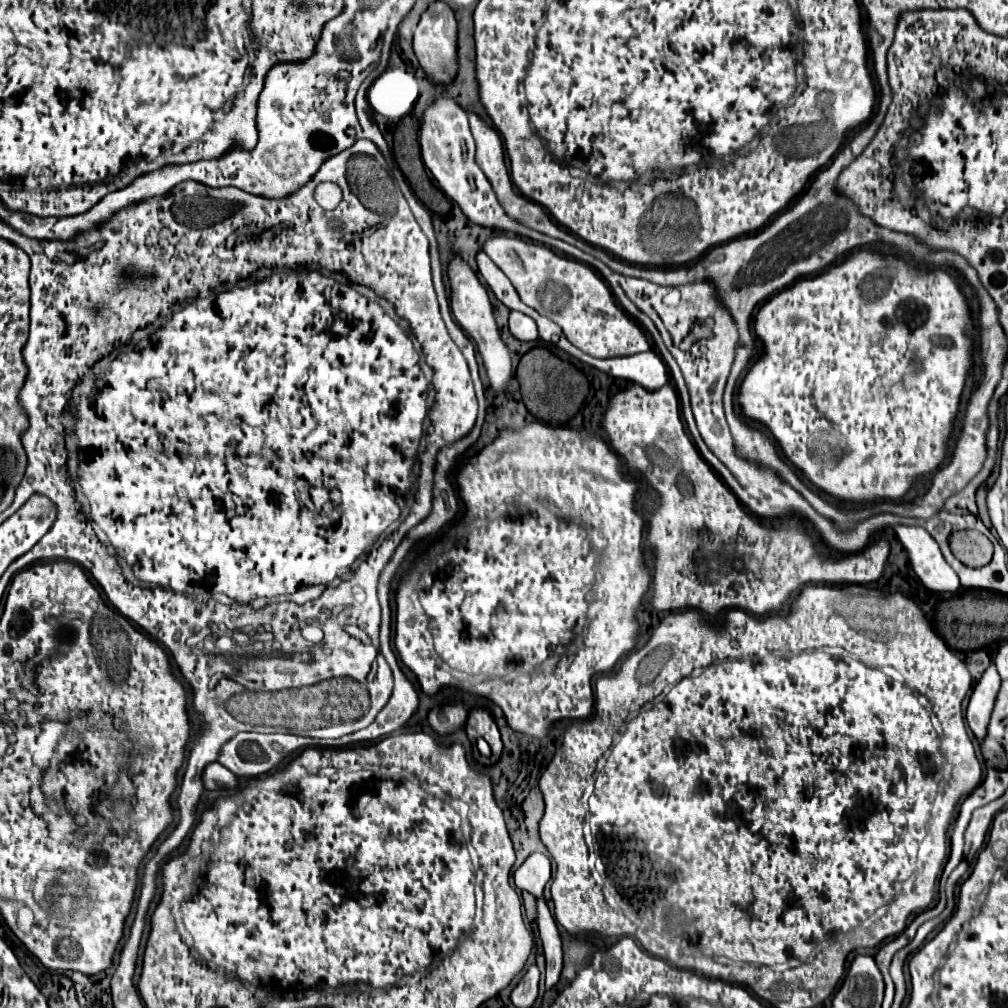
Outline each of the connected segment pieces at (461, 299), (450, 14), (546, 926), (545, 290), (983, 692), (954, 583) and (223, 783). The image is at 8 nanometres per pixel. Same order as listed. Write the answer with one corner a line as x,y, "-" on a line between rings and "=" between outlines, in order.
452,257
450,259
448,277
450,277
450,287
452,287
450,309
454,313
454,319
476,341
478,351
480,351
480,355
484,359
484,367
486,367
486,373
488,373
488,379
490,379
490,387
494,391
506,391
508,383
512,379
510,351
508,351
506,343
502,341
502,337
498,333
498,325
494,321
492,305
490,305
490,299
488,299
488,293
486,293
484,285
478,281
474,271
466,265
466,261
462,257
=
434,1
422,13
420,23
418,23
416,31
414,31
414,53
416,53
422,69
434,81
434,85
448,85
454,79
456,69
458,69
456,19
454,19
454,11
446,3
=
544,897
536,899
536,909
538,909
536,925
538,925
538,933
544,947
544,957
546,957
546,987
550,989
558,983
558,977
562,971
562,943
560,943
556,921
=
504,233
486,239
482,249
500,267
500,271
506,273
520,299
540,315
558,323
568,341
584,353
608,359
650,349
644,329
616,303
608,285
592,267
566,255
558,255
546,245
536,245
522,237
510,237
=
992,663
980,677
980,681
974,685
970,703
966,709
966,721
972,733
982,739
986,735
986,725
990,721
990,713
994,707
996,693
1000,689
1000,675
996,673
996,665
=
894,525
894,531
908,551
914,573
930,591
956,593
960,589
954,569
946,563
934,537
924,527
=
210,763
202,773
202,783
206,789
224,789
224,787
228,789
228,787
236,787
238,779
232,771
222,767
220,763

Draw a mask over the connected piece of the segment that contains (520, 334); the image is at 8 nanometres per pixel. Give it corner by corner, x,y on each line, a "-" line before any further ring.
512,311
510,313
510,333
520,341
536,341
538,339
538,327
532,317

